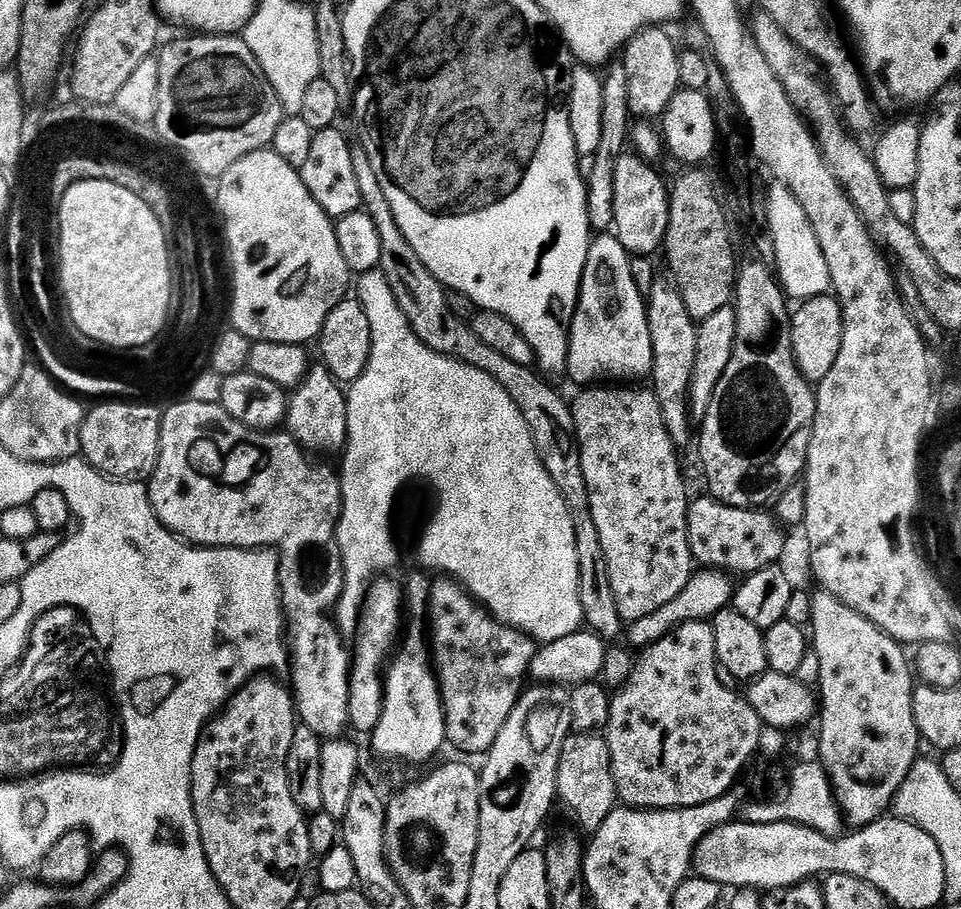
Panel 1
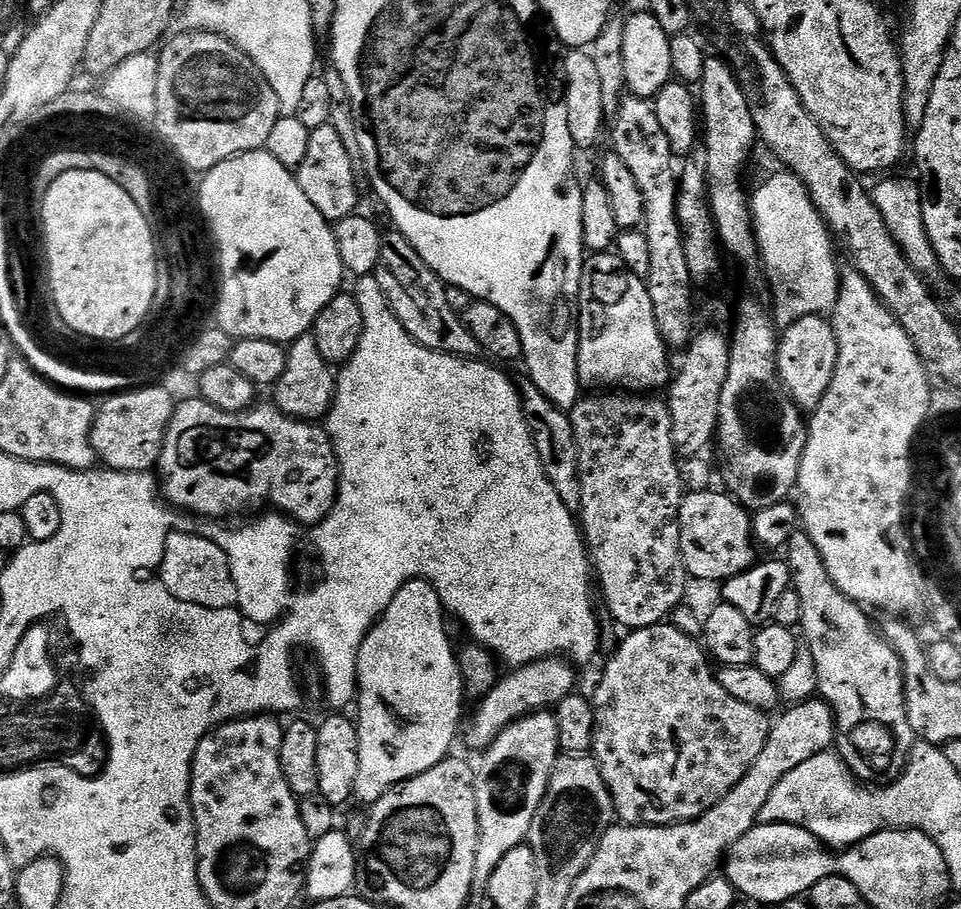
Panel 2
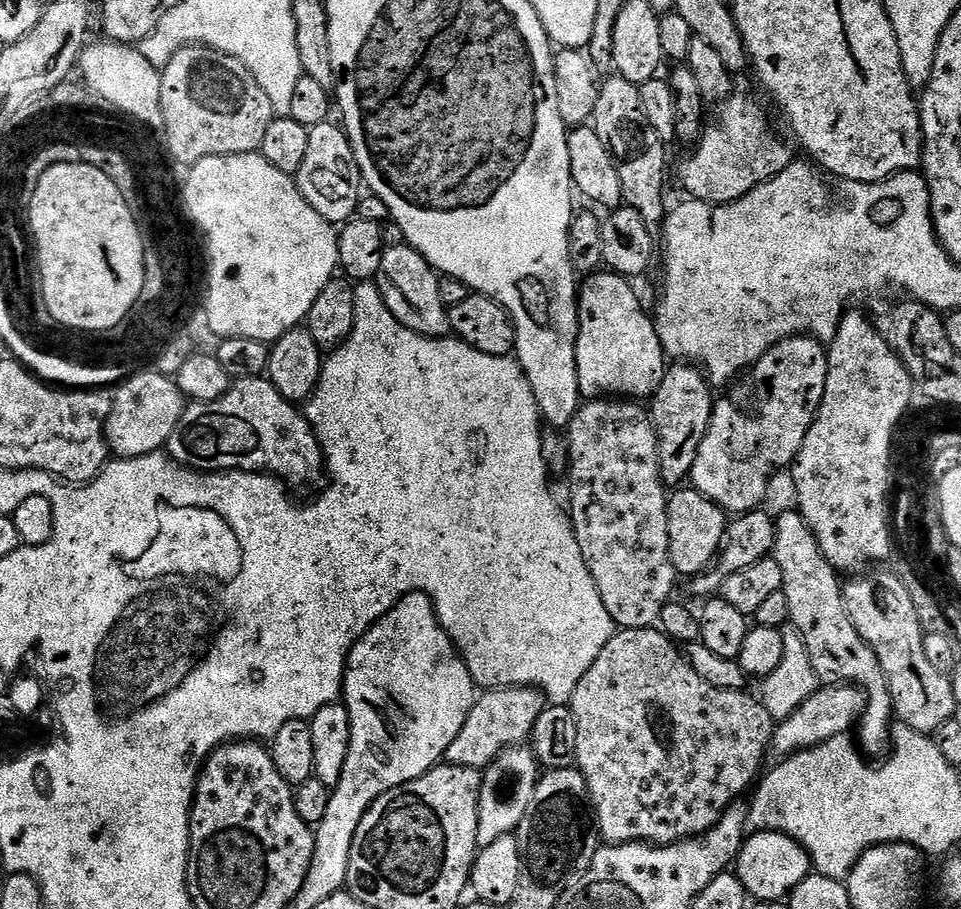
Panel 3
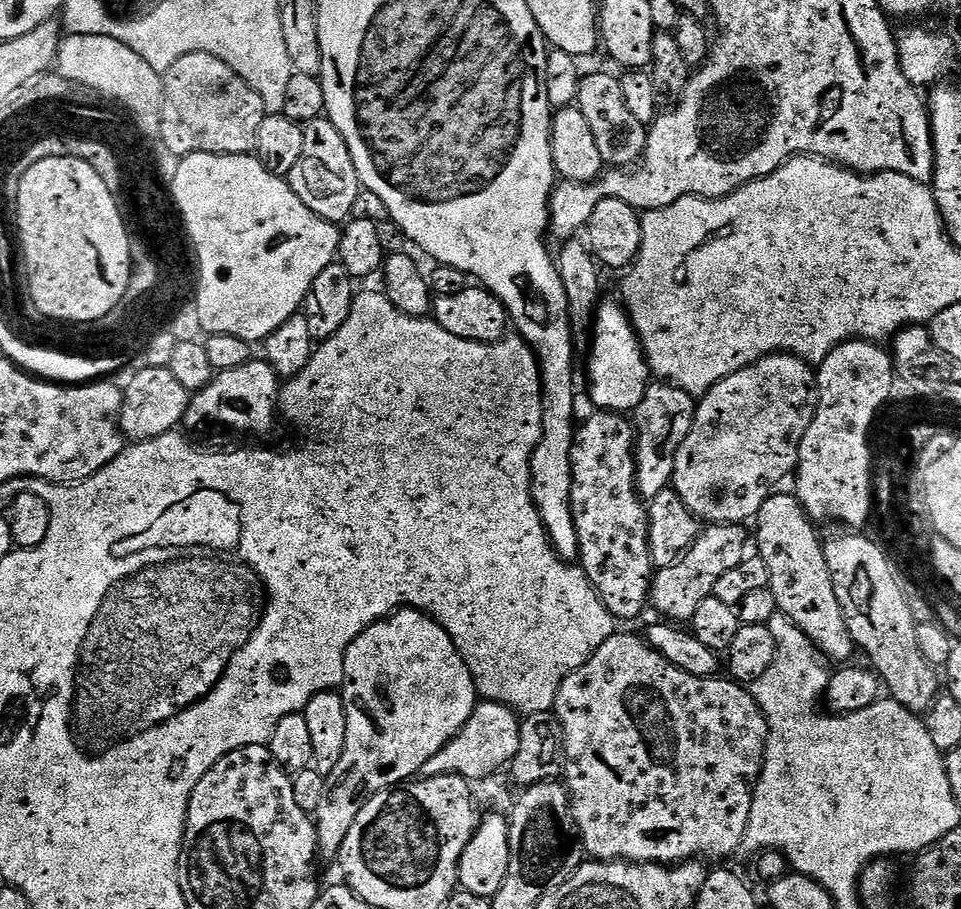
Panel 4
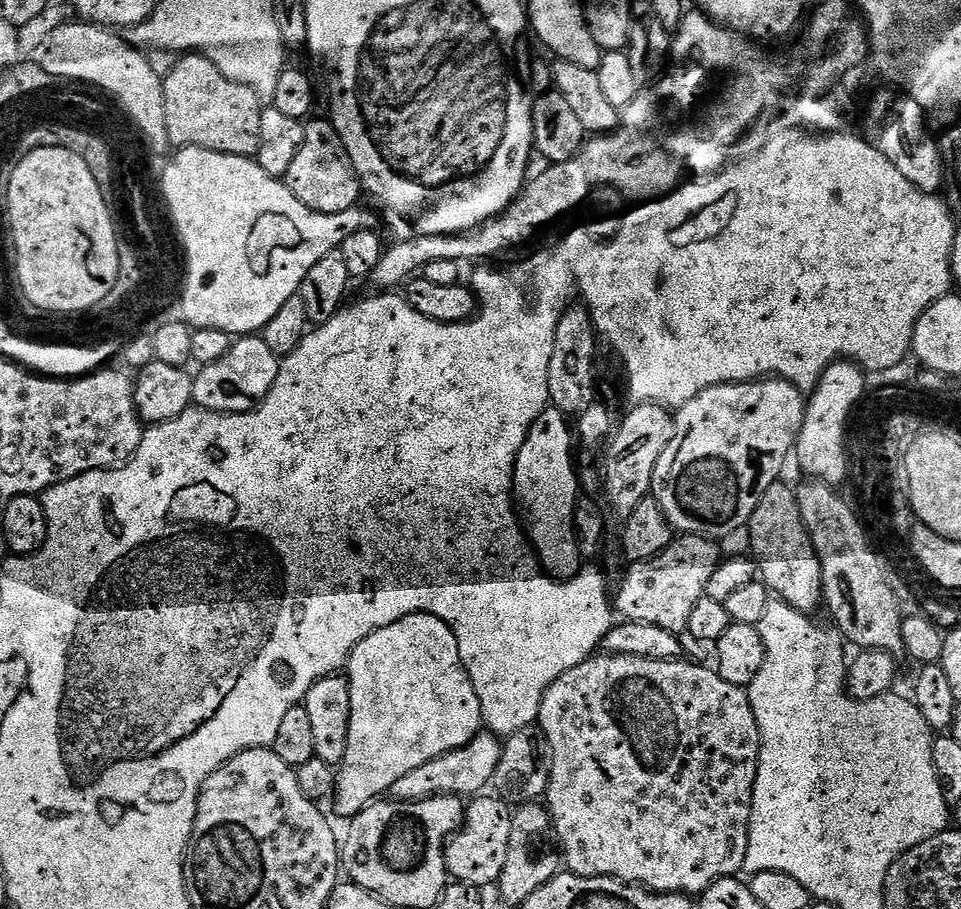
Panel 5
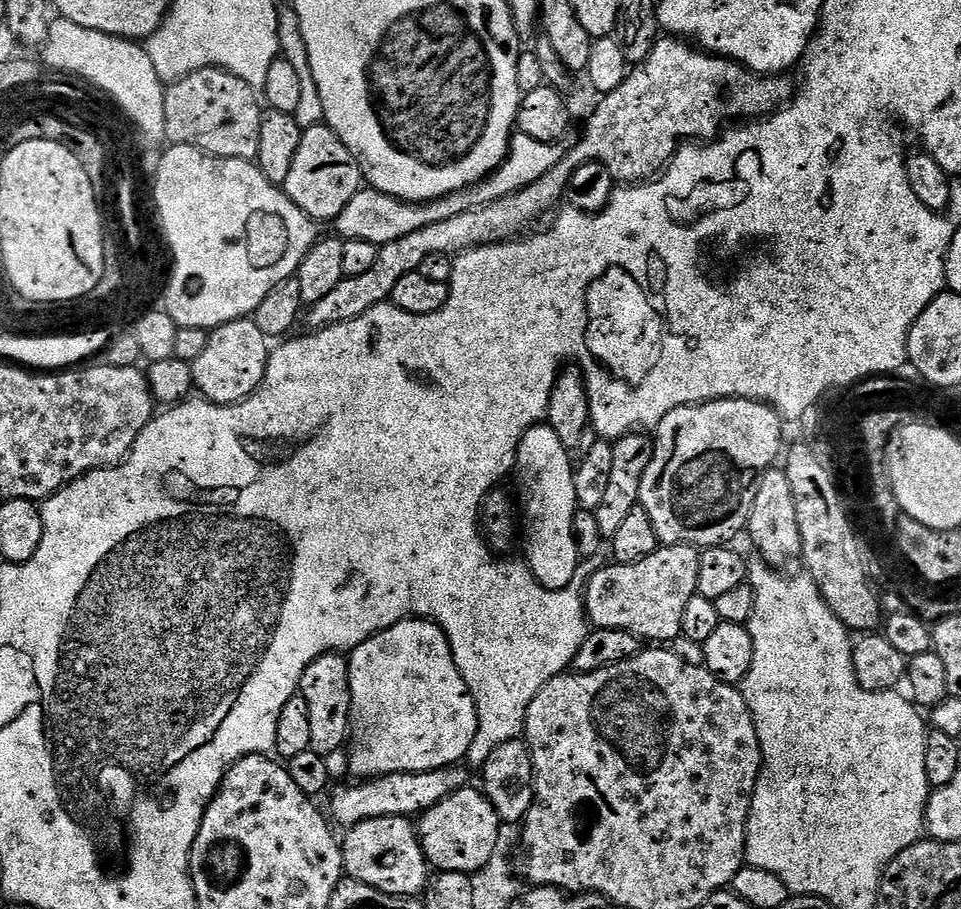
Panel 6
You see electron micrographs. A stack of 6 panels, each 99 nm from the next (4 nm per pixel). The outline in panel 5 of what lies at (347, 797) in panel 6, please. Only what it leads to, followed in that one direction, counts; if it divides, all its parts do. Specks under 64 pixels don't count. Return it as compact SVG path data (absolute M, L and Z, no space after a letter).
M487 730L481 731L480 735L474 737L466 746L450 750L426 762L426 766L418 766L418 770L410 770L410 774L398 778L390 793L391 799L414 802L435 796L479 797L491 785L503 750L501 737L493 736Z

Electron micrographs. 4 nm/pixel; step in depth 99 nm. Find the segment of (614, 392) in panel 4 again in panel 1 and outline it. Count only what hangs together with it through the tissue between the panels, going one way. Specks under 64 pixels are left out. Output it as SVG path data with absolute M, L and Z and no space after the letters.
M614 234L597 235L588 247L584 277L580 283L580 304L570 322L568 334L570 350L566 376L580 384L576 386L592 386L597 382L640 382L643 376L651 377L655 358L648 325L648 305L631 274L633 261L633 257Z

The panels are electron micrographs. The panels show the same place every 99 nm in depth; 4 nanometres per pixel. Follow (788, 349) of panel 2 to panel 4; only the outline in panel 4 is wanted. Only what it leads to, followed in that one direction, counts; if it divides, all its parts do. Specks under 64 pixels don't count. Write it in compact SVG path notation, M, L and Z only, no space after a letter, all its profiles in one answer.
M773 352L730 374L704 393L696 409L692 456L688 450L684 450L676 457L674 491L705 525L747 525L751 516L752 519L759 517L768 497L779 489L776 487L795 473L802 438L816 413L817 373L817 369L801 356L790 352Z

